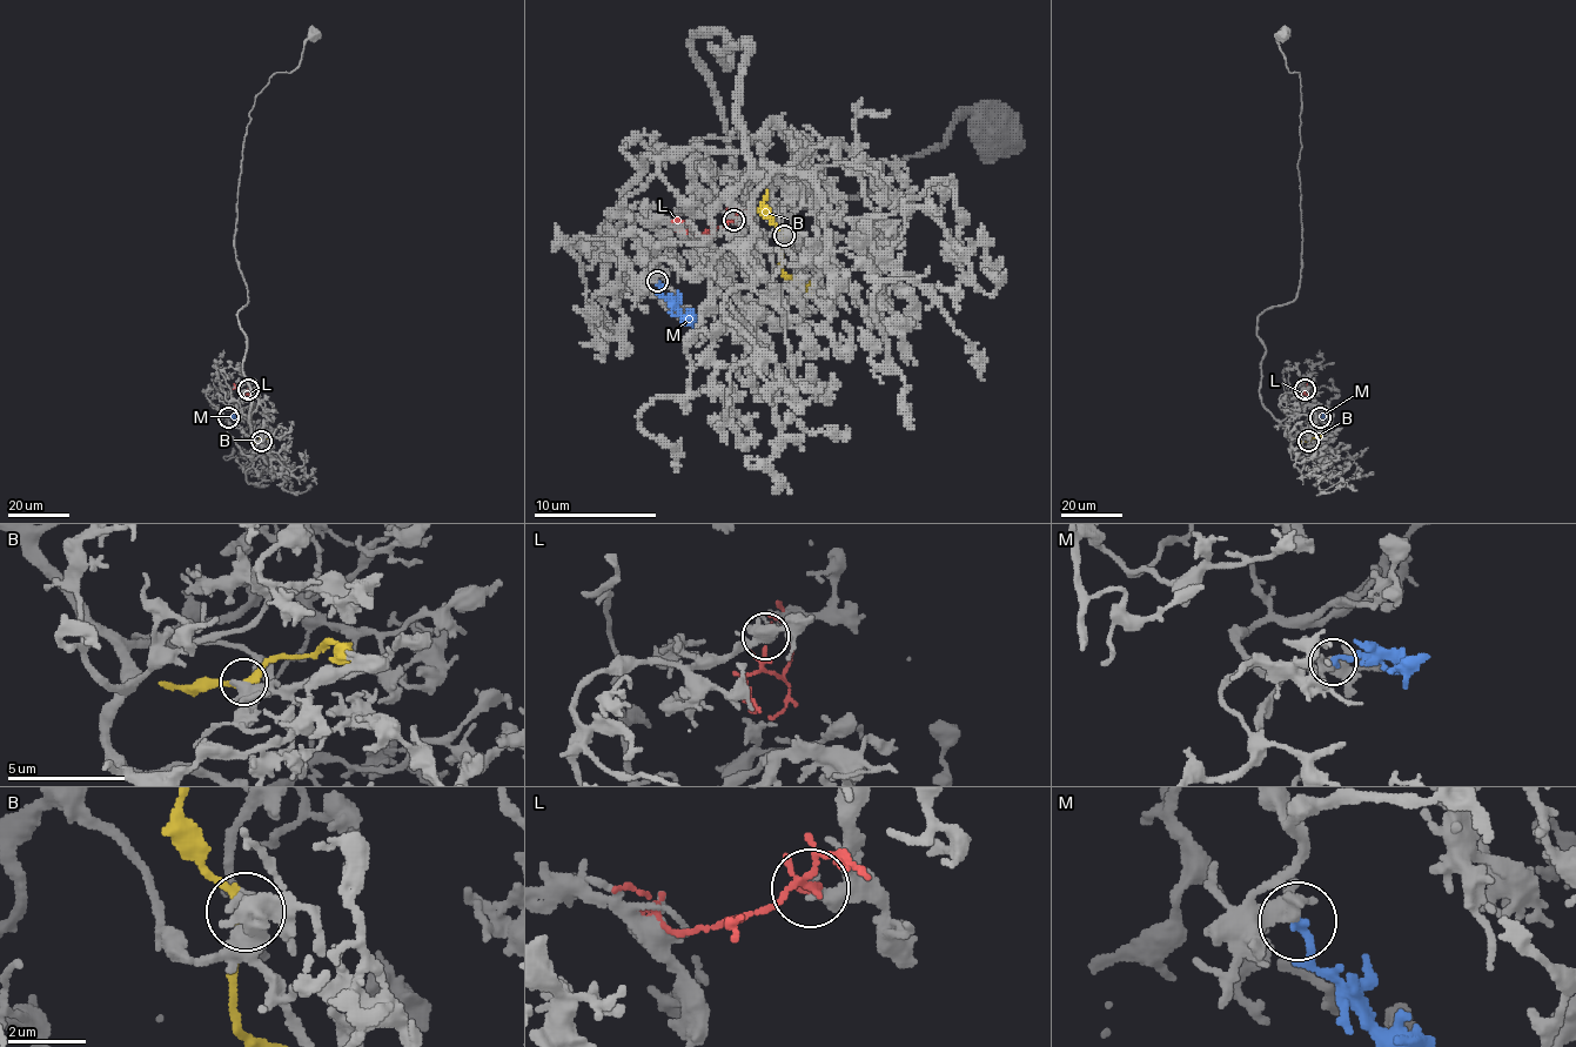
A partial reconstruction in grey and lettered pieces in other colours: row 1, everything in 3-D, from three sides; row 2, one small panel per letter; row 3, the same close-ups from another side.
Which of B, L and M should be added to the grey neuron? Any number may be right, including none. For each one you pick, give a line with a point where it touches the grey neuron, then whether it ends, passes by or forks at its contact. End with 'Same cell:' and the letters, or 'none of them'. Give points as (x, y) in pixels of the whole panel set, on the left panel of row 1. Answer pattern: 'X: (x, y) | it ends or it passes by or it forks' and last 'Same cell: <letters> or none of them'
M: (228, 417) | it ends
Same cell: M

